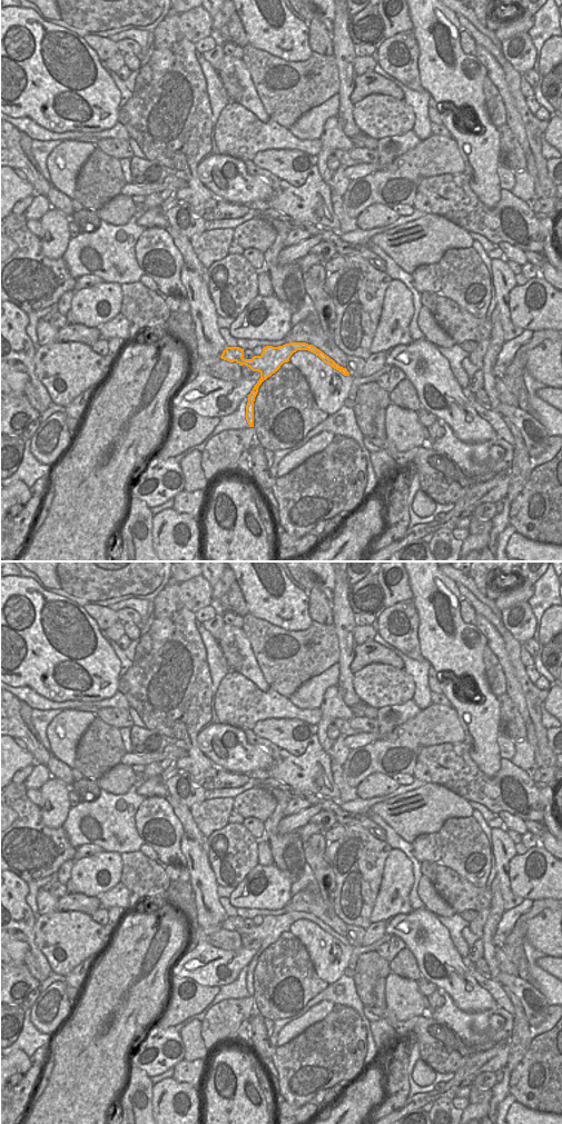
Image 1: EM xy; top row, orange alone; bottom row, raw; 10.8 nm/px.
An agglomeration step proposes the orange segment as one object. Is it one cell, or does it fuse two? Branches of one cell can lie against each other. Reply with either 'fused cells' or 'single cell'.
fused cells

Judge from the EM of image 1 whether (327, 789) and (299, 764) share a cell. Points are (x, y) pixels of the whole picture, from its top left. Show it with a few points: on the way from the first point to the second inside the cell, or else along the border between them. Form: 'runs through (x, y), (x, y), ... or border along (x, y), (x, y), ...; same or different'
runs through (321, 783), (306, 771); same

